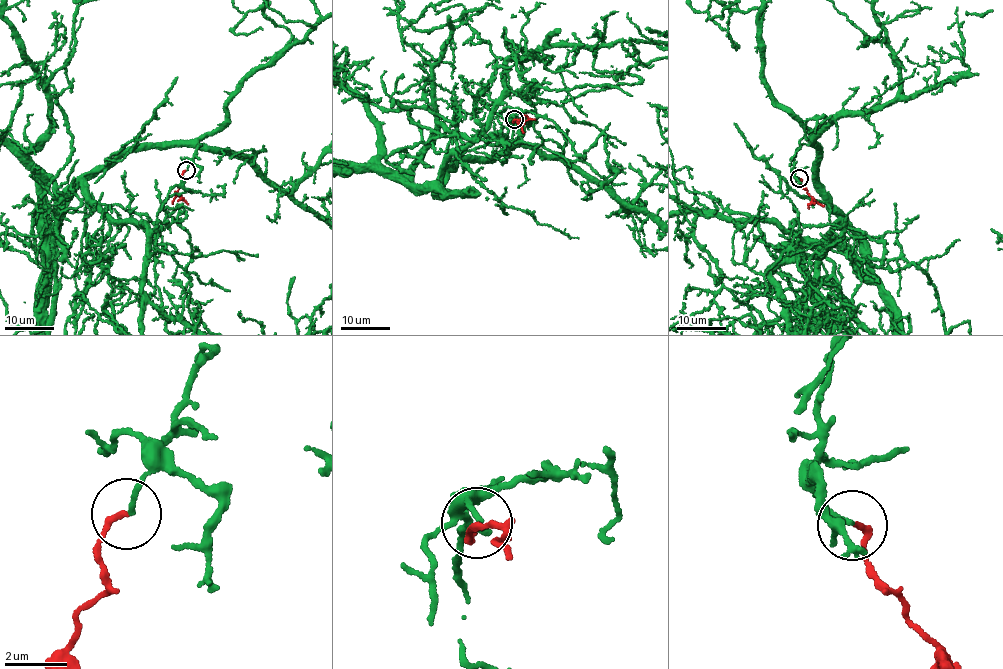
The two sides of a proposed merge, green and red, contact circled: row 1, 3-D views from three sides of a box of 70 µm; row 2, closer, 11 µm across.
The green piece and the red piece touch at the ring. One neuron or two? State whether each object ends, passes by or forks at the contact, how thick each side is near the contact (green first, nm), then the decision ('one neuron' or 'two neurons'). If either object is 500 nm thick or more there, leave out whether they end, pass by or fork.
green ends | red ends | 140/200 nm | one neuron

